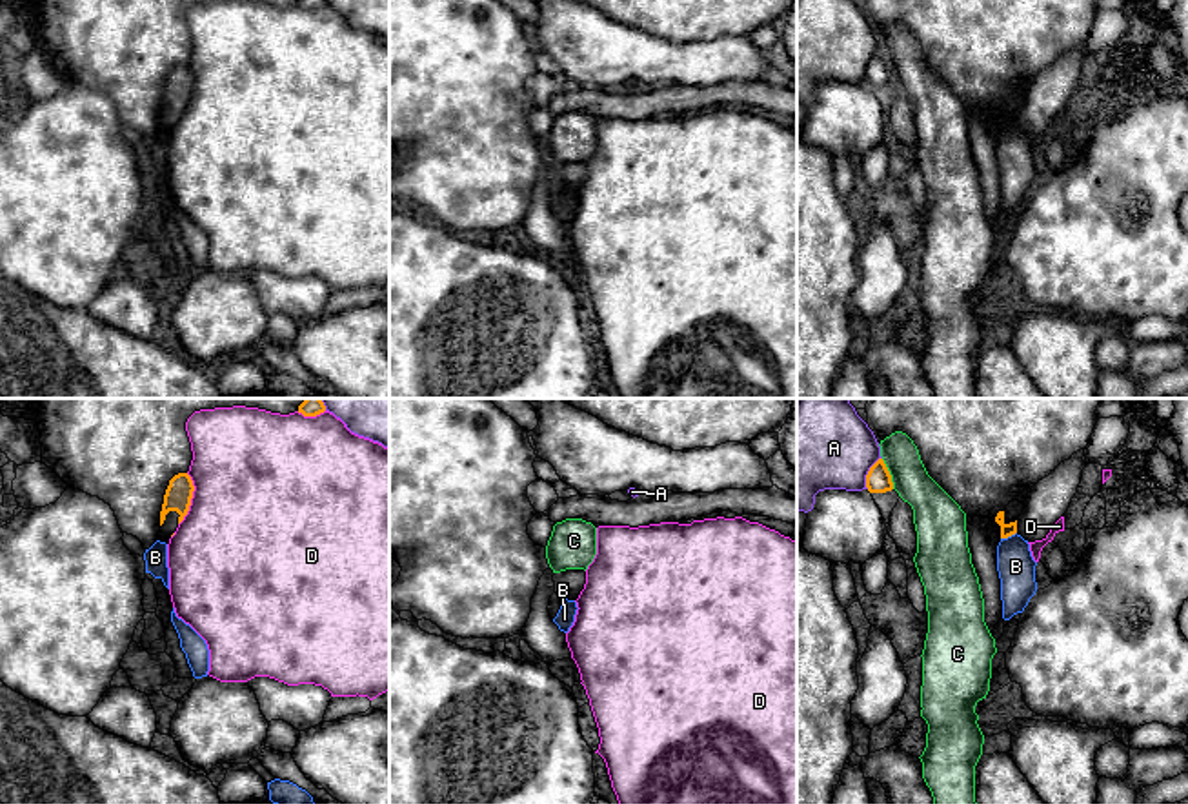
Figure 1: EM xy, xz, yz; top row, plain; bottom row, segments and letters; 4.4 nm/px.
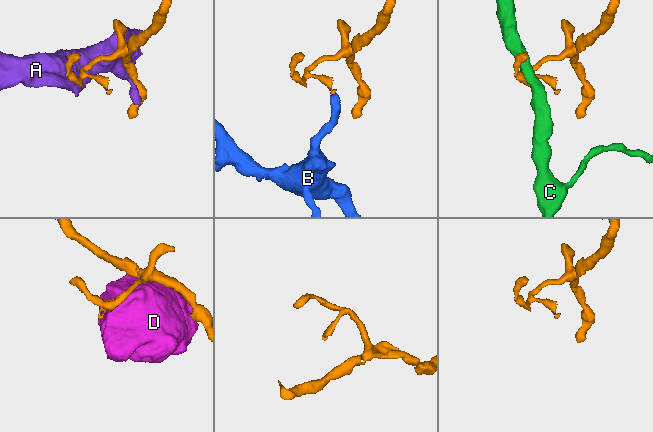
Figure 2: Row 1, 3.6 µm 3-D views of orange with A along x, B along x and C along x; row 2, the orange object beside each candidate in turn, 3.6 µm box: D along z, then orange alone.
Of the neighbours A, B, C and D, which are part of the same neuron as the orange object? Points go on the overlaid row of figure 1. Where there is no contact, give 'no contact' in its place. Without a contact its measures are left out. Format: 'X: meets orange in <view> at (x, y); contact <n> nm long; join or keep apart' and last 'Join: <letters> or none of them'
A: meets orange in yz at (868, 473); contact 160 nm long; keep apart
B: meets orange in yz at (1008, 535); contact 80 nm long; keep apart
C: meets orange in yz at (888, 473); contact 150 nm long; keep apart
D: meets orange in xy at (191, 497); contact 240 nm long; keep apart
Join: none of them

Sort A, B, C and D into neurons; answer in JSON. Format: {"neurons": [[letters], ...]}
{"neurons": [["A"], ["B"], ["C"], ["D"]]}

